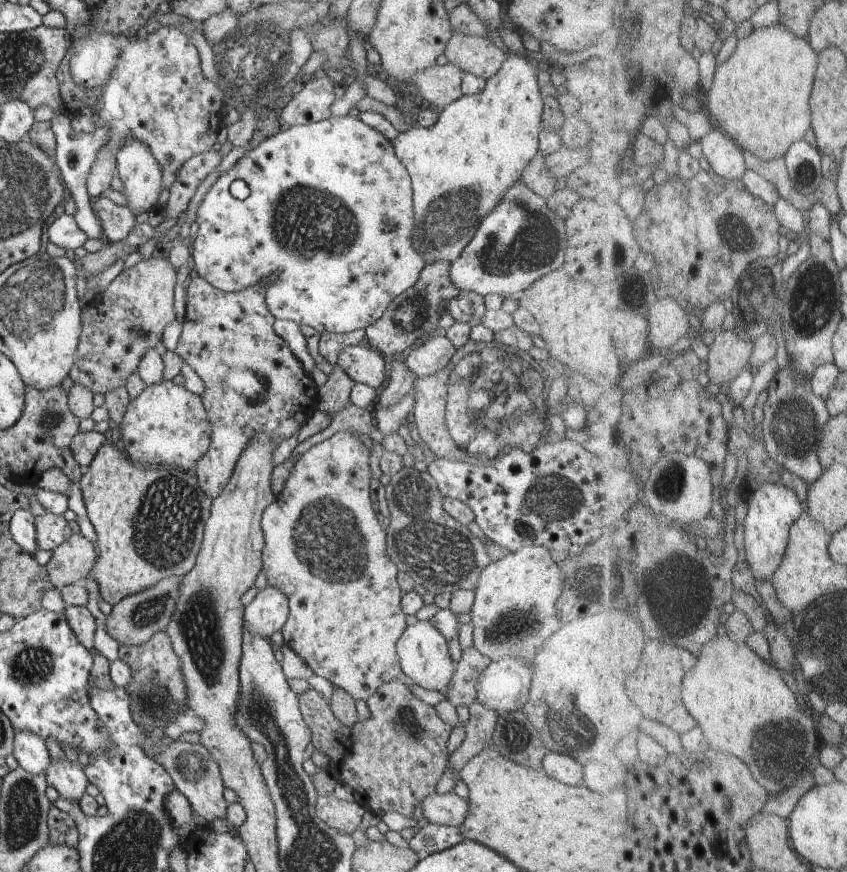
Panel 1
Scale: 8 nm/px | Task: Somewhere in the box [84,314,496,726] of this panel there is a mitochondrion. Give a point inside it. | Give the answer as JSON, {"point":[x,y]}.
{"point":[330,540]}

